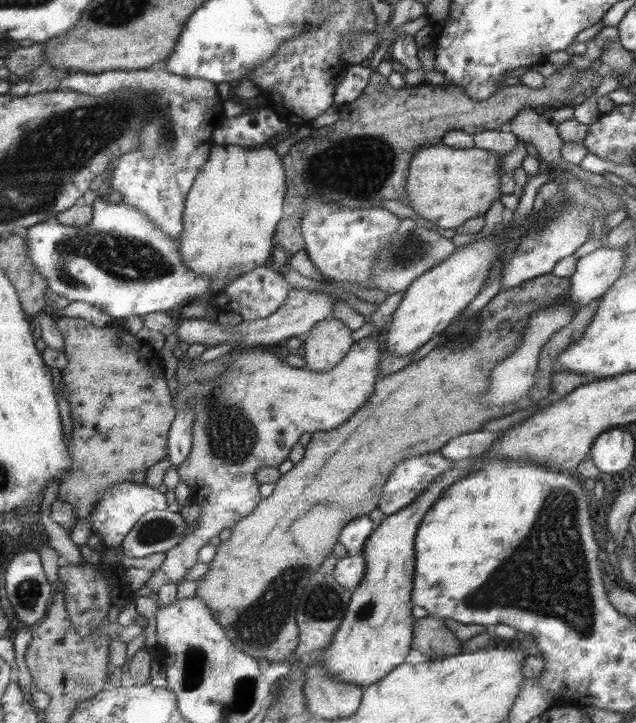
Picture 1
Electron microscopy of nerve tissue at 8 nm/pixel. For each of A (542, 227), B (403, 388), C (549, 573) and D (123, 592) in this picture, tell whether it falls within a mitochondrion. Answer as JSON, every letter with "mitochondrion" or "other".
{"A":"mitochondrion","B":"other","C":"mitochondrion","D":"other"}

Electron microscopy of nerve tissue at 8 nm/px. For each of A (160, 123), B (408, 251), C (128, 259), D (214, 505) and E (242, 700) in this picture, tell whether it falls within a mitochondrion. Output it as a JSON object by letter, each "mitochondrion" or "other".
{"A":"mitochondrion","B":"mitochondrion","C":"mitochondrion","D":"other","E":"mitochondrion"}

